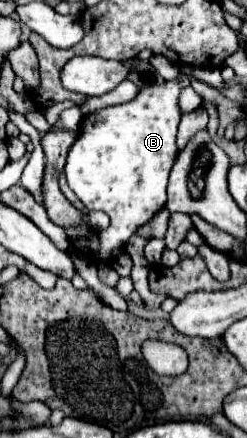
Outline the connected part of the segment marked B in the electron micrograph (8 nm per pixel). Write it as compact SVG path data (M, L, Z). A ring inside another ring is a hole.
M166 82L166 86L150 84L142 88L134 100L118 106L108 106L100 112L82 118L80 136L68 152L66 180L88 210L102 210L110 216L110 226L98 234L100 246L96 252L96 264L110 266L112 252L122 248L128 238L136 232L136 228L146 224L166 204L168 174L178 154L176 130L182 116L178 110L178 94L180 86L176 82Z

